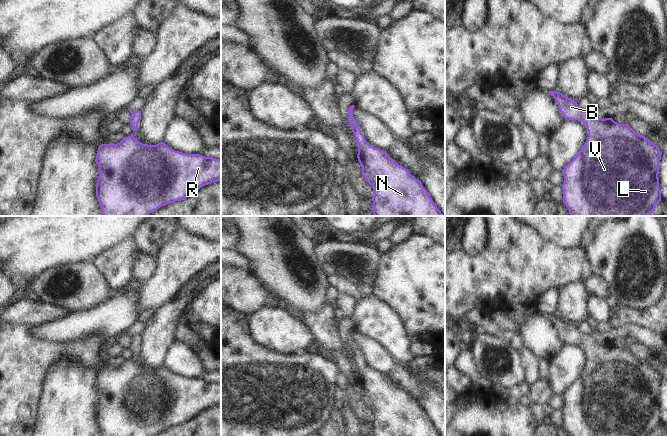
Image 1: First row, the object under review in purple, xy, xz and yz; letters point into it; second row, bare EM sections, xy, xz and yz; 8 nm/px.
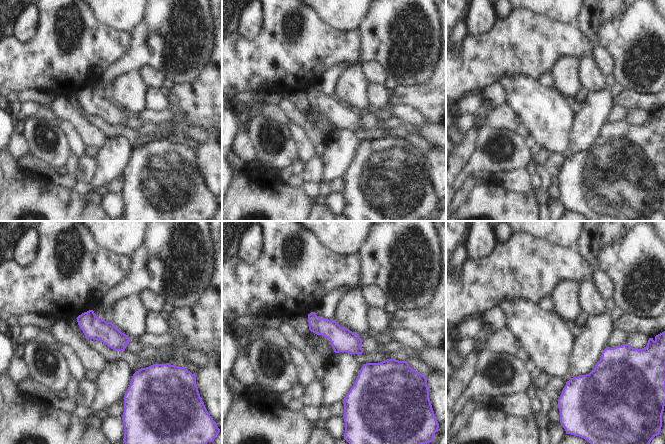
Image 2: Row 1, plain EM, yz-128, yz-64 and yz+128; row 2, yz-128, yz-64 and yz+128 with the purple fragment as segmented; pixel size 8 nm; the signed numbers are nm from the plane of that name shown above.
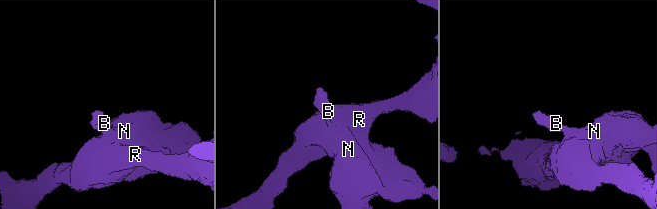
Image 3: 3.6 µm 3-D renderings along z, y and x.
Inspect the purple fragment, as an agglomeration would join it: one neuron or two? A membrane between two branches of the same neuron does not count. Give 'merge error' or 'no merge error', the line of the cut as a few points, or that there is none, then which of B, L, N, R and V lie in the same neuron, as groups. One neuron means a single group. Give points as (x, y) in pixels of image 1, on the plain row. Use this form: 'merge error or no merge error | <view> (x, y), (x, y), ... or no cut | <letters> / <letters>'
no merge error | no cut | B L N R V

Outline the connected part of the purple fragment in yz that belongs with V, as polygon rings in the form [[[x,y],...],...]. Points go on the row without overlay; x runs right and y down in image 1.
[[[549,315],[559,330],[562,340],[586,348],[588,362],[577,380],[563,395],[563,427],[569,436],[653,436],[661,425],[659,388],[662,376],[652,365],[636,357],[628,348],[619,348],[612,342],[597,342],[593,335],[582,334],[576,325],[558,315]]]

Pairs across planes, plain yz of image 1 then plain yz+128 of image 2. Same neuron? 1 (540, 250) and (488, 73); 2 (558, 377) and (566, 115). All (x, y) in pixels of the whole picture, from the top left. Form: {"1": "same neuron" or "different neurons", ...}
{"1": "same neuron", "2": "different neurons"}

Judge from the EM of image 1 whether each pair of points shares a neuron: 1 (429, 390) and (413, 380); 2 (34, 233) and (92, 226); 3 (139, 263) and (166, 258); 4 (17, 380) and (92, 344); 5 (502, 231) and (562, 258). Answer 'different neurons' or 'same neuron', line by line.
1: different neurons
2: same neuron
3: different neurons
4: same neuron
5: same neuron

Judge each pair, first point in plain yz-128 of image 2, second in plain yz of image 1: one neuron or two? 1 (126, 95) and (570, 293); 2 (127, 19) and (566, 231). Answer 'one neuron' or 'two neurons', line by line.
1: one neuron
2: one neuron

